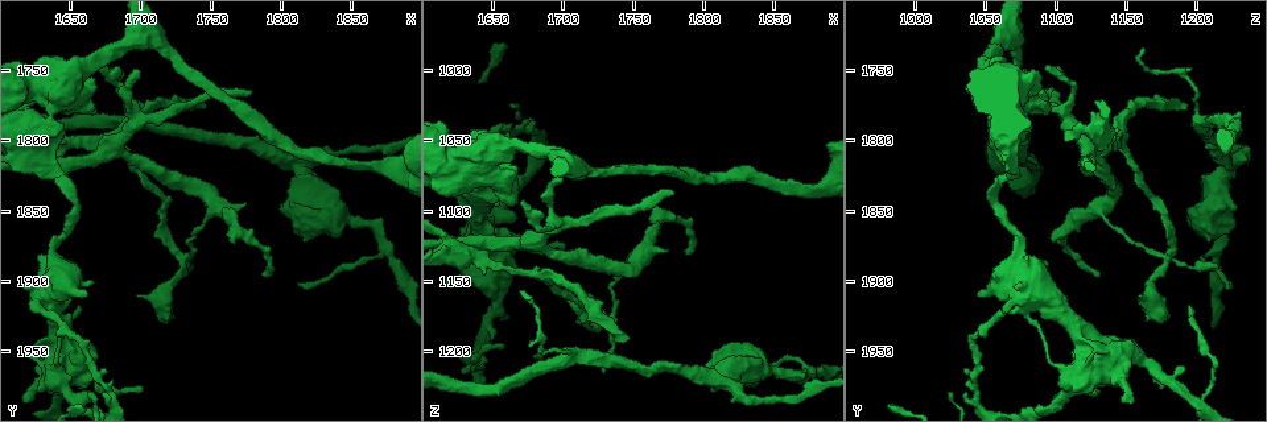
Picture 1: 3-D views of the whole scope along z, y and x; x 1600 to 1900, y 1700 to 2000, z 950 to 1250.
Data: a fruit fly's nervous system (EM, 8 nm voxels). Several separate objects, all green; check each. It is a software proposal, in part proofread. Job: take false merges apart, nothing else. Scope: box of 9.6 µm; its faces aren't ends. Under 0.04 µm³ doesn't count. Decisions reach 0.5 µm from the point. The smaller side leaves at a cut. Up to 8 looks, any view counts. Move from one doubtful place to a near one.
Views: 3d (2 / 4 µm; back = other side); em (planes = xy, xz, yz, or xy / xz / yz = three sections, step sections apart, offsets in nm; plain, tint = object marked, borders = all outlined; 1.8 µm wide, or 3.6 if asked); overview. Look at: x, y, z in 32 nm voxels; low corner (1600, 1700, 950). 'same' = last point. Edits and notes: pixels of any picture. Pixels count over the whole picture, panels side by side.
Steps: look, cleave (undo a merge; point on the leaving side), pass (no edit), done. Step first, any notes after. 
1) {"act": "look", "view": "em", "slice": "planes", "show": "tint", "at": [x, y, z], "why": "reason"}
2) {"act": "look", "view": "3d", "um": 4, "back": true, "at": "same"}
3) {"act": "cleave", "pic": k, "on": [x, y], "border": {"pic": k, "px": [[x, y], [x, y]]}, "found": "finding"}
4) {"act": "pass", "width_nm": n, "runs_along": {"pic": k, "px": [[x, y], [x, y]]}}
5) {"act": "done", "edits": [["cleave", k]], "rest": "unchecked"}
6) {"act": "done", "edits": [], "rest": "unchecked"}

{"act": "look", "view": "3d", "um": 4, "at": [1648, 1756, 1058]}

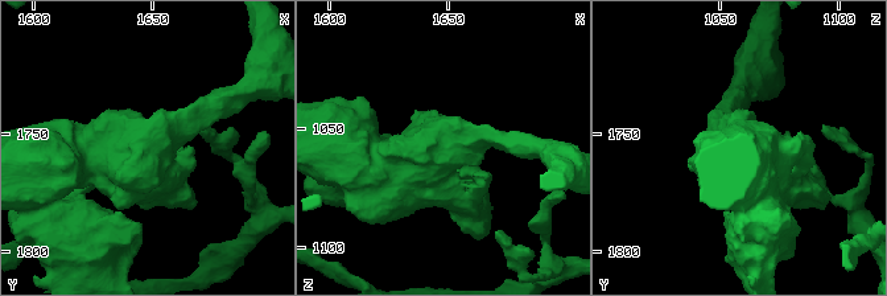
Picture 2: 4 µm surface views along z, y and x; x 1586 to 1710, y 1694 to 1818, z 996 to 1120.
{"act": "look", "view": "em", "um": 3.6, "slice": "yz", "step": 8, "show": "tint", "at": [1648, 1755, 1058]}

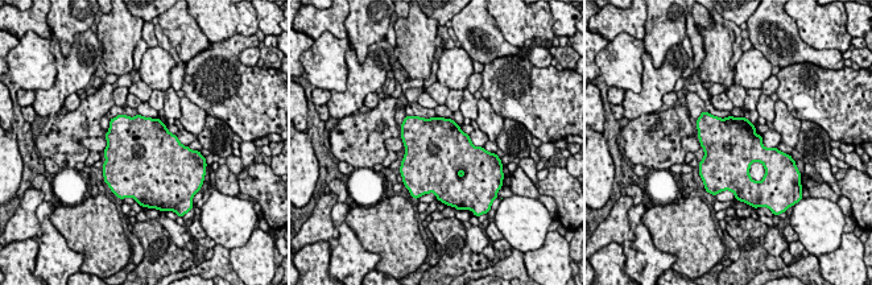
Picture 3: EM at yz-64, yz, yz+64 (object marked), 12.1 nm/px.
{"act": "look", "view": "em", "um": 3.6, "slice": "planes", "show": "borders", "at": "same"}

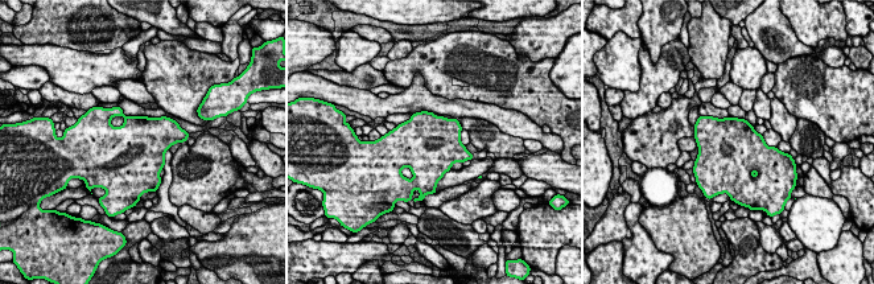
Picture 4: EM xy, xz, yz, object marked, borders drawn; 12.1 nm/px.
{"act": "pass", "found": "continuous, no second neuron"}

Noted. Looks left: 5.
{"act": "look", "view": "em", "um": 3.6, "slice": "xz", "step": 8, "show": "tint", "at": [1814, 1820, 1222], "why": "thin arm on a thick one"}

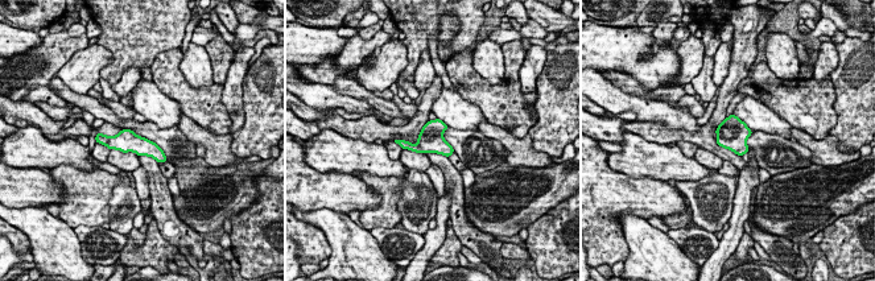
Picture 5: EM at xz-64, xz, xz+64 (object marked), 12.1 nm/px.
{"act": "look", "view": "em", "um": 3.6, "slice": "planes", "show": "tint", "at": "same", "why": "cut it another way"}

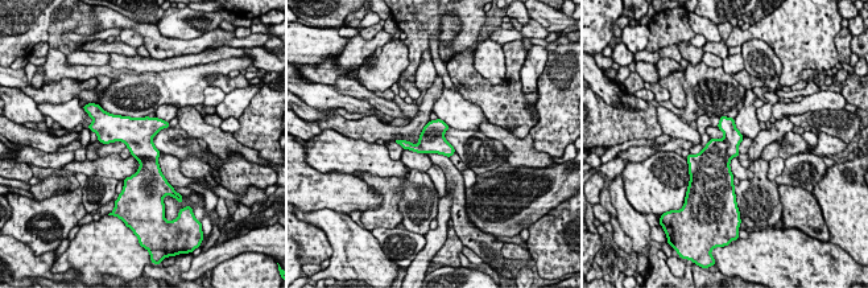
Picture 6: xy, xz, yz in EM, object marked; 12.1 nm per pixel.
{"act": "pass", "found": "one neuron here"}

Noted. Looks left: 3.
{"act": "look", "view": "em", "slice": "planes", "show": "tint", "at": [1730, 1886, 1178], "why": "sharp bend"}

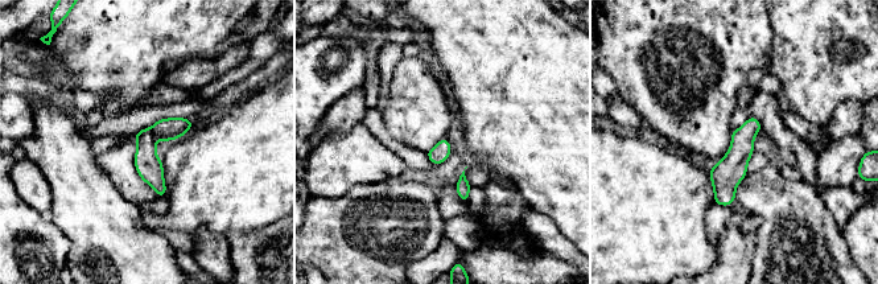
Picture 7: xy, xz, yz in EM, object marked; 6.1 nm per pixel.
{"act": "cleave", "pic": 7, "on": [148, 165], "found": "two neurons meet here"}

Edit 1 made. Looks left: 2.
{"act": "done", "edits": [["cleave", 7]], "rest": "unchecked"}

